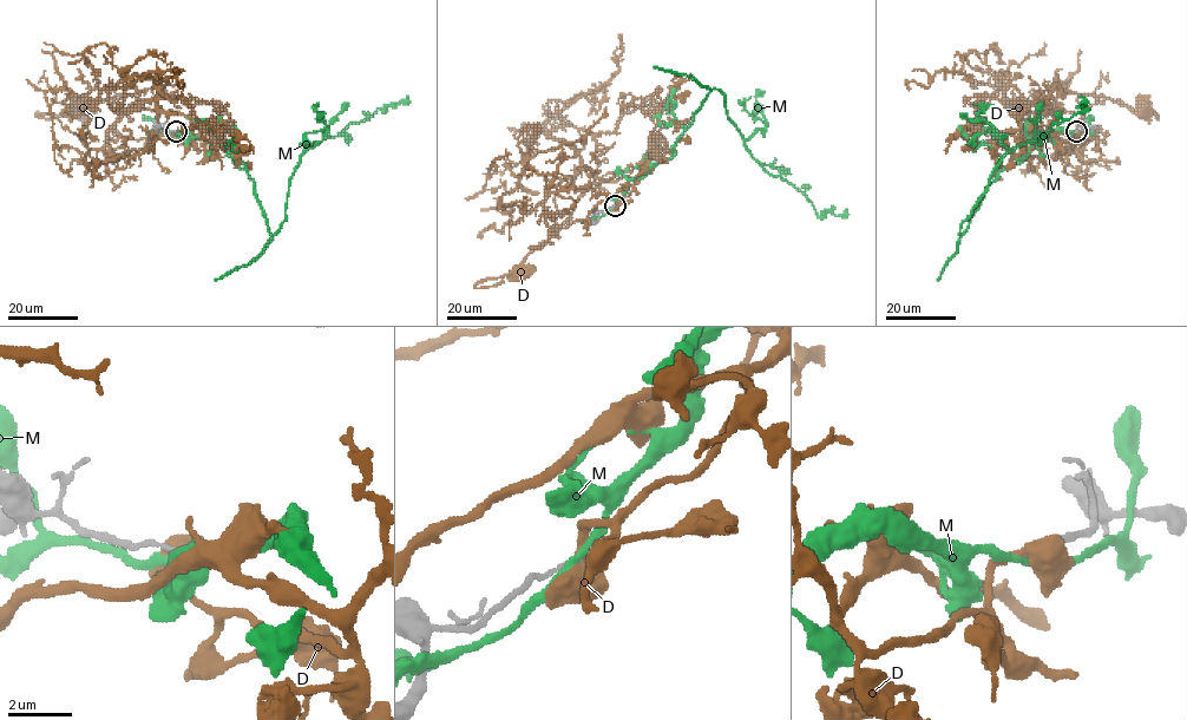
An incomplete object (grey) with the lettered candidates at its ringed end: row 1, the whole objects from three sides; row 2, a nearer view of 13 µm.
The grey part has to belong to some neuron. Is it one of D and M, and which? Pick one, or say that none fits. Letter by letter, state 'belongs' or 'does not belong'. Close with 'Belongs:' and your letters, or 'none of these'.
D: belongs
M: does not belong
Belongs: D

